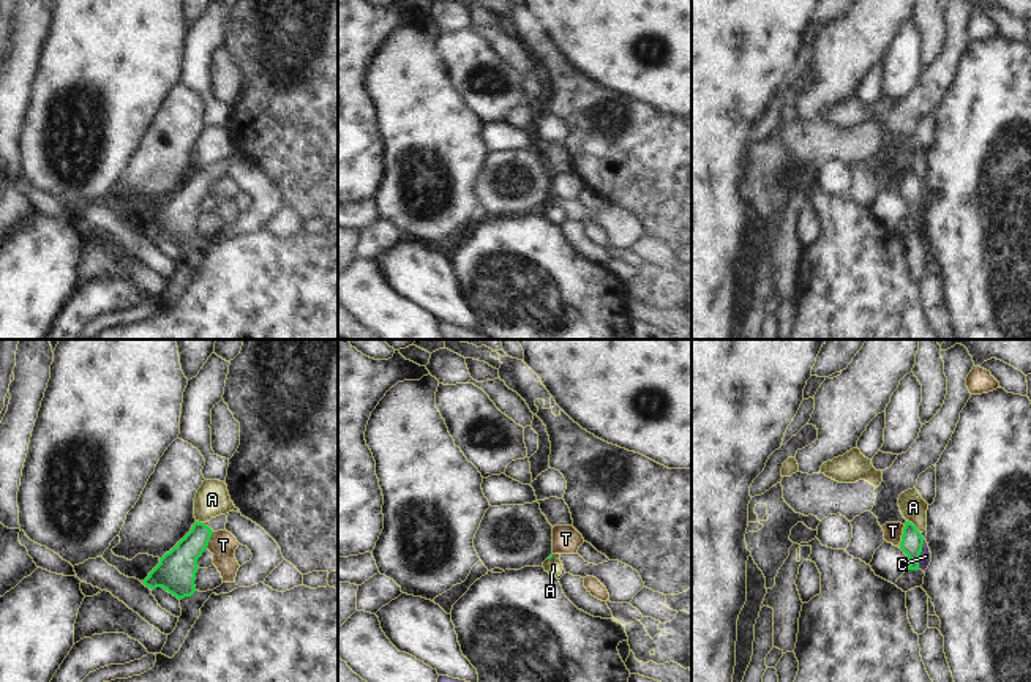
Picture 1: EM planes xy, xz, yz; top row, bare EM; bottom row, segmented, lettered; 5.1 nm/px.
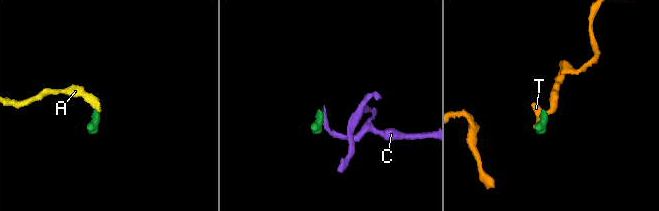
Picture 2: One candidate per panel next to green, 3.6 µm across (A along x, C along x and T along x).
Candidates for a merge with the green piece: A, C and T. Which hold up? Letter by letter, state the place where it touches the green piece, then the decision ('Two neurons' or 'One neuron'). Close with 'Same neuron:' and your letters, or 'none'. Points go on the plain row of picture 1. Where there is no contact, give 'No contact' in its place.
A: Touches green at yz (914, 172). Two neurons
C: Touches green at yz (921, 198). Two neurons
T: Touches green at yz (902, 182). Two neurons
Same neuron: none

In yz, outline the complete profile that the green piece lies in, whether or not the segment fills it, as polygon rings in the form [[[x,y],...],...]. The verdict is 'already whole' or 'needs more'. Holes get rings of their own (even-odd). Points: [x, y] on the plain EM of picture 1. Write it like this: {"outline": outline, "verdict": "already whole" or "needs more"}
{"outline": [[[909,167],[905,169],[900,196],[908,202],[908,216],[919,216],[919,204],[922,199],[924,183]]], "verdict": "already whole"}

